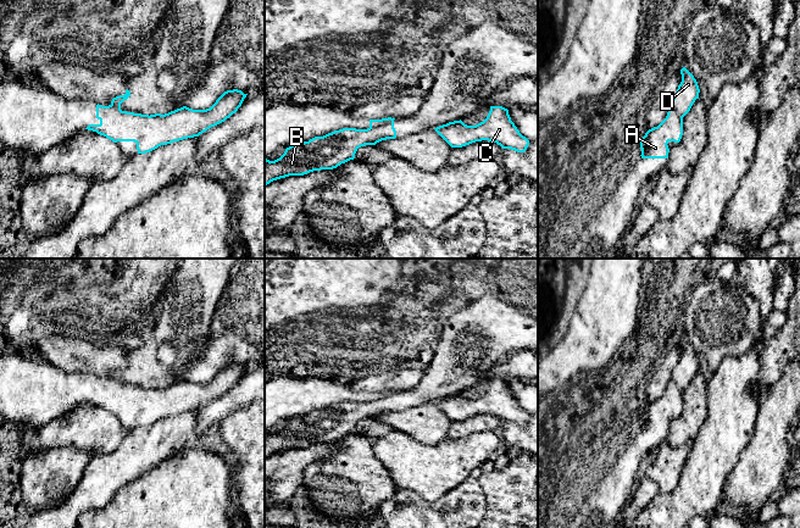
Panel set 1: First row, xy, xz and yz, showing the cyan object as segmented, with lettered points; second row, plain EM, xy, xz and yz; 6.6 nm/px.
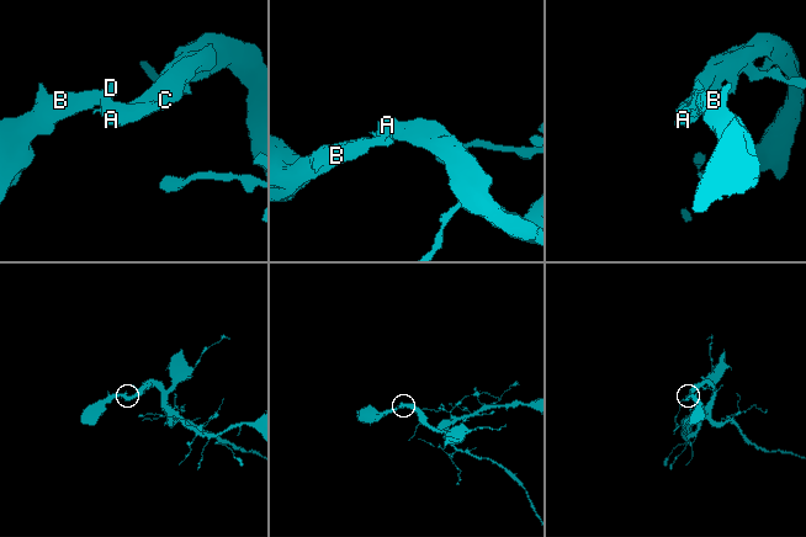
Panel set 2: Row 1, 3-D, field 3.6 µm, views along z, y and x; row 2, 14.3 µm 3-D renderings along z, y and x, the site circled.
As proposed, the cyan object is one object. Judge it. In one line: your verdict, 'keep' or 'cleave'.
cleave

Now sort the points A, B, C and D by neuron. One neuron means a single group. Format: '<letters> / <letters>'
A C / B D

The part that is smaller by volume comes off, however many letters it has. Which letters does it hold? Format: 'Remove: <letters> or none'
Remove: B, D

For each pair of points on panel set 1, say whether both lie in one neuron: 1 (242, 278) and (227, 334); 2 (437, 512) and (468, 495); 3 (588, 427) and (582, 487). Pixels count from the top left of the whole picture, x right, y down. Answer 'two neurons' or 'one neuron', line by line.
1: one neuron
2: one neuron
3: one neuron

